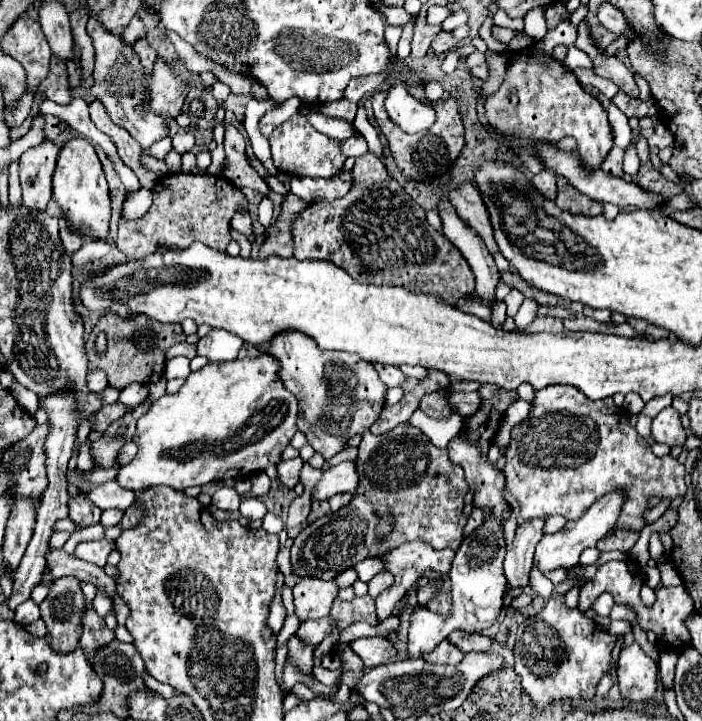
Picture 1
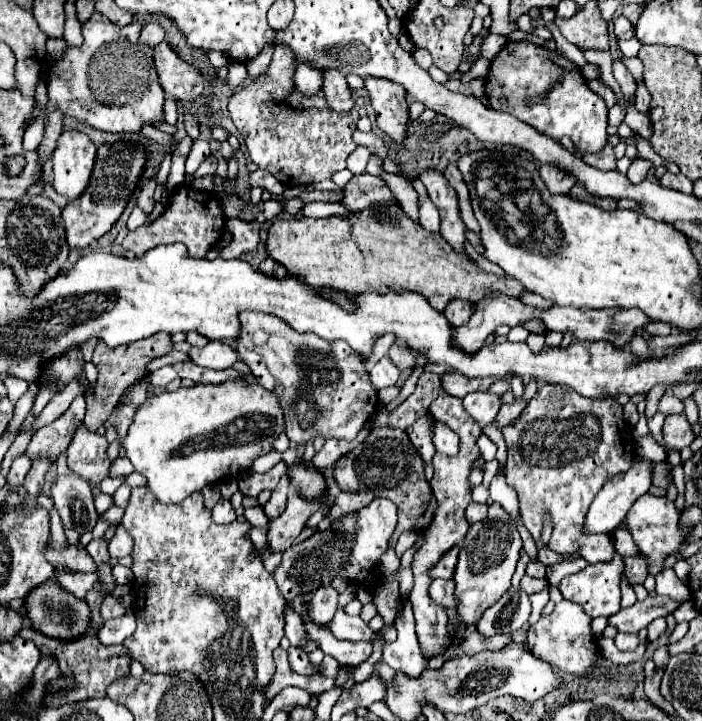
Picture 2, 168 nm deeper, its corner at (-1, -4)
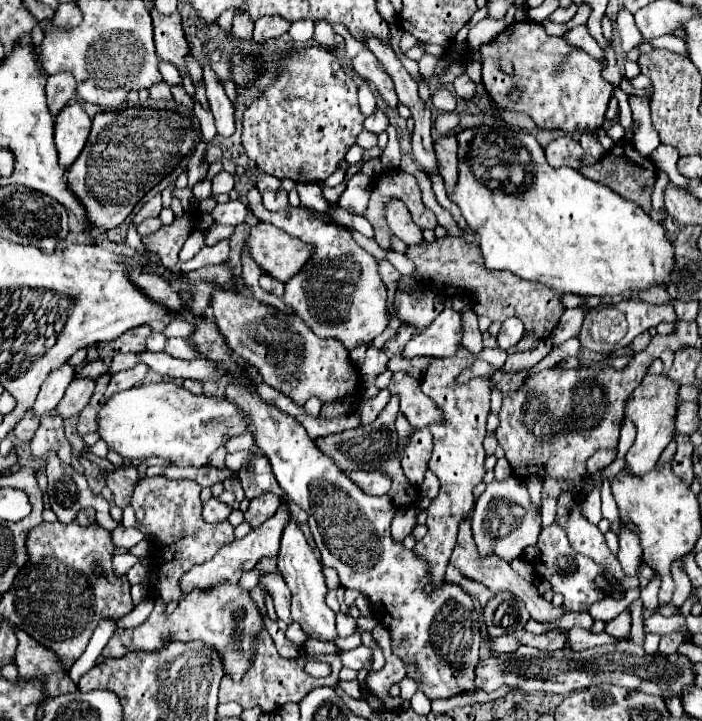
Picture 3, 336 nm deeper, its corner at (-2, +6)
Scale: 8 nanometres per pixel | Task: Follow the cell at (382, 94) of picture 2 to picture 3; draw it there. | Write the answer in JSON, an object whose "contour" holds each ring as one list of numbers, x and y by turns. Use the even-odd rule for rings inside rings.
{"contour":[[362,49,354,59,352,59,352,67,356,71,358,77,368,79,376,85,380,97,390,105,396,107,398,99,396,99,396,91,392,85,392,79,388,77,388,73,384,73,384,67,380,65,380,61,376,61,372,57,372,53,368,53,368,49]]}

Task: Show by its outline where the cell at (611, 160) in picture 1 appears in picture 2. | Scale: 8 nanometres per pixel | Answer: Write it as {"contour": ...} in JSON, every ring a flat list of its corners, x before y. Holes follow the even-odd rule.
{"contour":[[607,143,603,147,603,151,599,151,597,155,579,155,581,159,585,159,585,163,593,165,595,169,603,169,603,171,611,171,617,167,617,159,615,159,615,151,613,145]]}

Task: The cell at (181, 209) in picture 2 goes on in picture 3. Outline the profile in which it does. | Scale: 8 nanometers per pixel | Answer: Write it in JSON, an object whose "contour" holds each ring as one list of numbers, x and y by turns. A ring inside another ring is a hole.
{"contour":[[184,215,182,219,176,219,172,225,160,227,154,235,142,239,148,245,148,249,160,257,164,267,168,267,168,269,176,267,178,253,186,241,186,237,194,229,194,219,196,219,194,215]]}

